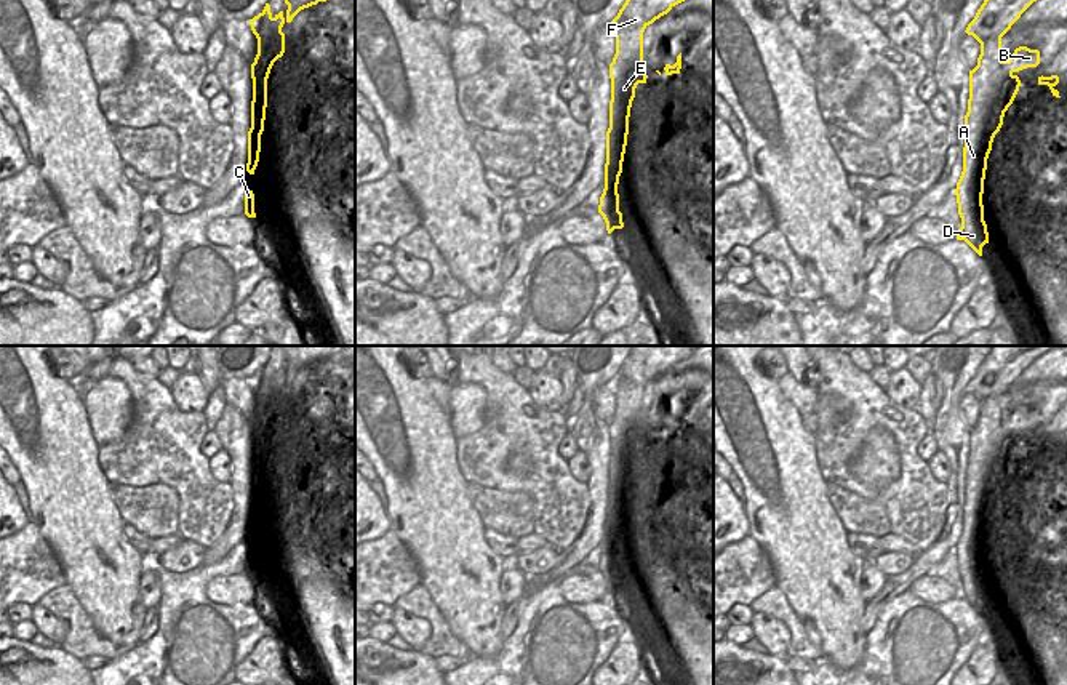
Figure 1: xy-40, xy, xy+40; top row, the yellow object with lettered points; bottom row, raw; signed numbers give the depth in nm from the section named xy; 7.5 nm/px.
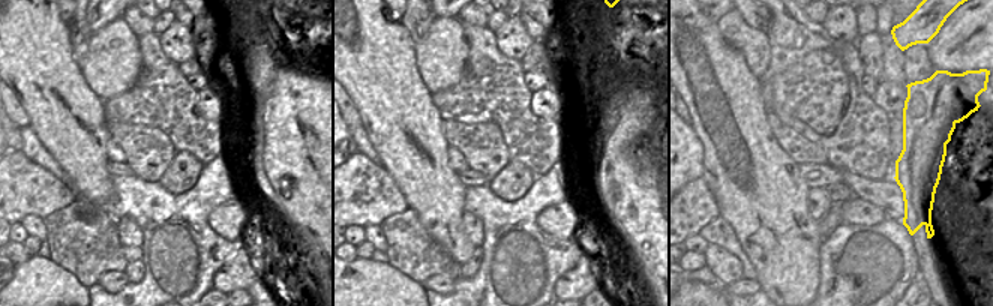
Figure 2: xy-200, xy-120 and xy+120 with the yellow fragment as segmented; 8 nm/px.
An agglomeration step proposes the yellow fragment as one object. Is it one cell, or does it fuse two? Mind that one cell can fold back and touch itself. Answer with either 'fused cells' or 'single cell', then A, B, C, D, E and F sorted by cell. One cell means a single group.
fused cells; A B C D E / F

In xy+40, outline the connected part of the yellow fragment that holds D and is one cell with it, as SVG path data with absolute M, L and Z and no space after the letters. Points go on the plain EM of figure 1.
M1019 405L1008 419L992 419L982 437L969 439L963 530L953 552L961 576L957 599L965 599L979 615L982 615L982 605L989 602L982 552L992 501L1019 450L1021 439L1016 432L1038 423L1038 408Z

